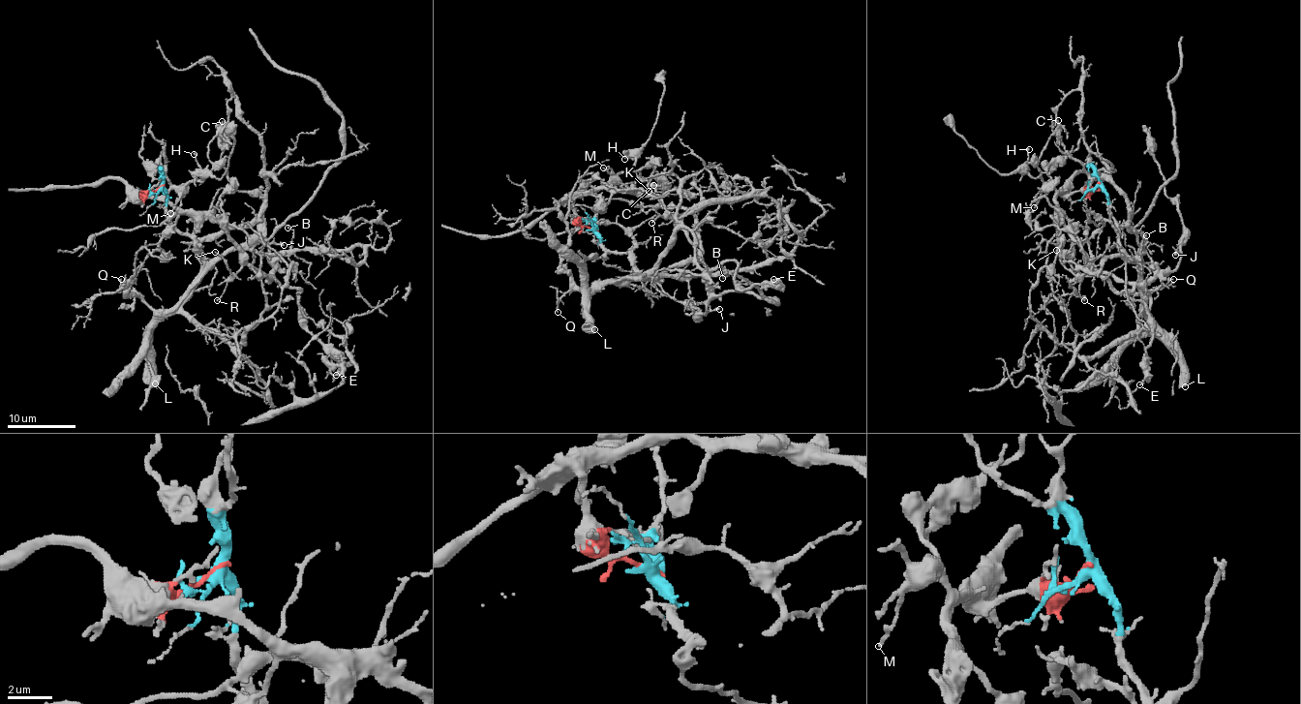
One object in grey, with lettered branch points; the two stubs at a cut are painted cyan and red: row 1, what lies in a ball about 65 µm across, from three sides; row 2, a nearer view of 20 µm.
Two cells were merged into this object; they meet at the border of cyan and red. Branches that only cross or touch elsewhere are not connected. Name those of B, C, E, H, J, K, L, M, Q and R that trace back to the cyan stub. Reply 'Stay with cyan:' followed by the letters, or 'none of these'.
Stay with cyan: B, L, Q

